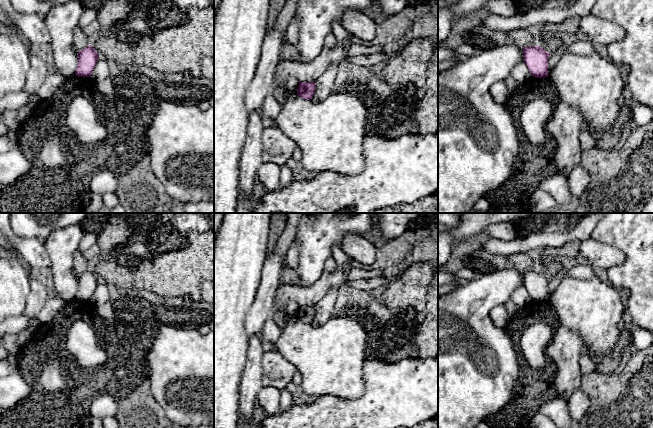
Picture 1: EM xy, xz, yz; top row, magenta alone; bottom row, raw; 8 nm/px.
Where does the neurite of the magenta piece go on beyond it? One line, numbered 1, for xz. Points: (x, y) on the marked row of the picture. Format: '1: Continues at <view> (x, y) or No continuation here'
1: No continuation here

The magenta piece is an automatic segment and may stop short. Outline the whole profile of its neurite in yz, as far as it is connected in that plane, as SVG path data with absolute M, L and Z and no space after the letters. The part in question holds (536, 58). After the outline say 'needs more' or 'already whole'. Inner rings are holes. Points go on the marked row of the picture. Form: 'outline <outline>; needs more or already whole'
outline M540 46L523 47L524 62L531 76L536 78L548 77L548 59L550 53Z; already whole

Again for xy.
outline M90 44L86 48L78 52L78 65L75 75L83 77L91 77L93 69L98 60L98 53Z; already whole

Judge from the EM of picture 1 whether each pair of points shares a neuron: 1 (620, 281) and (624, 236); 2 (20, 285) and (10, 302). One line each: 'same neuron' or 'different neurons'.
1: same neuron
2: same neuron

